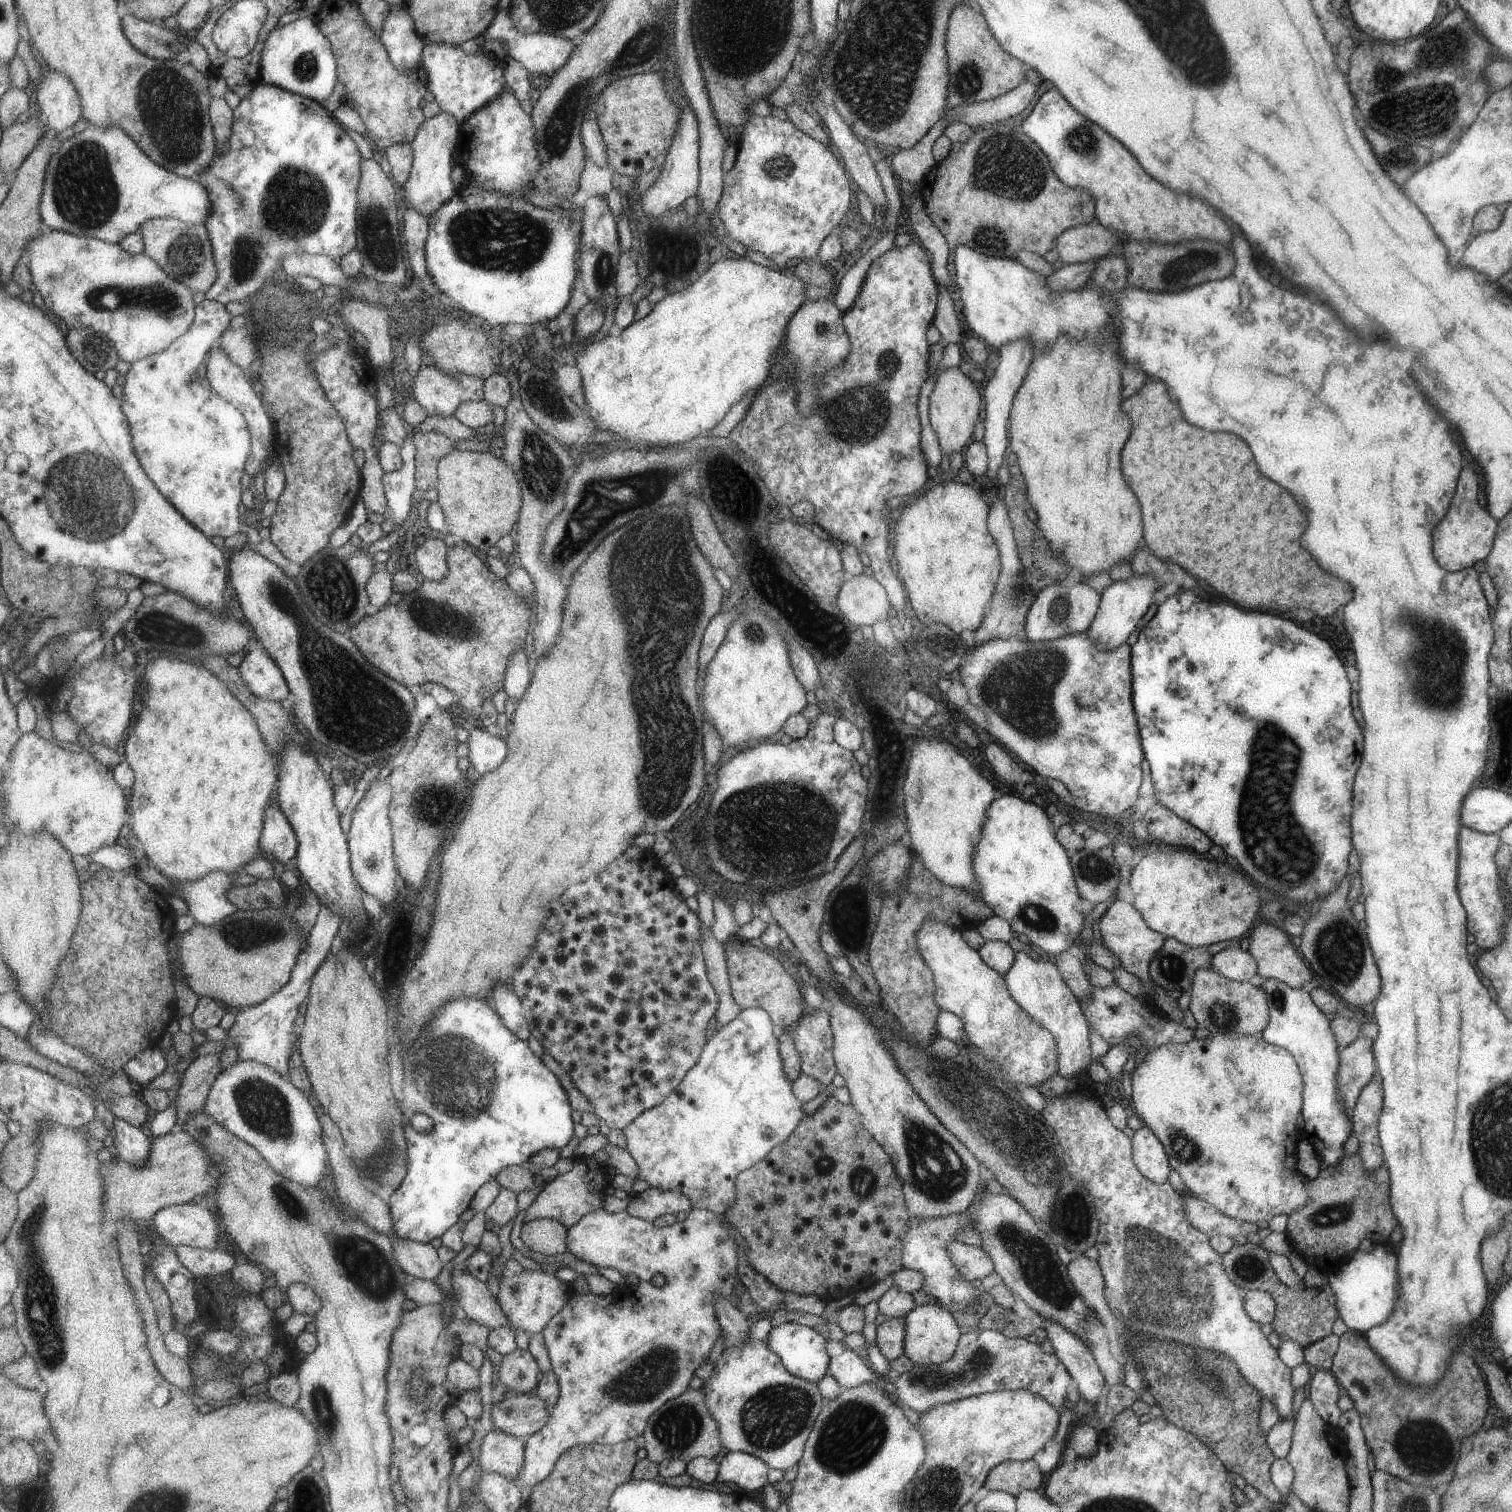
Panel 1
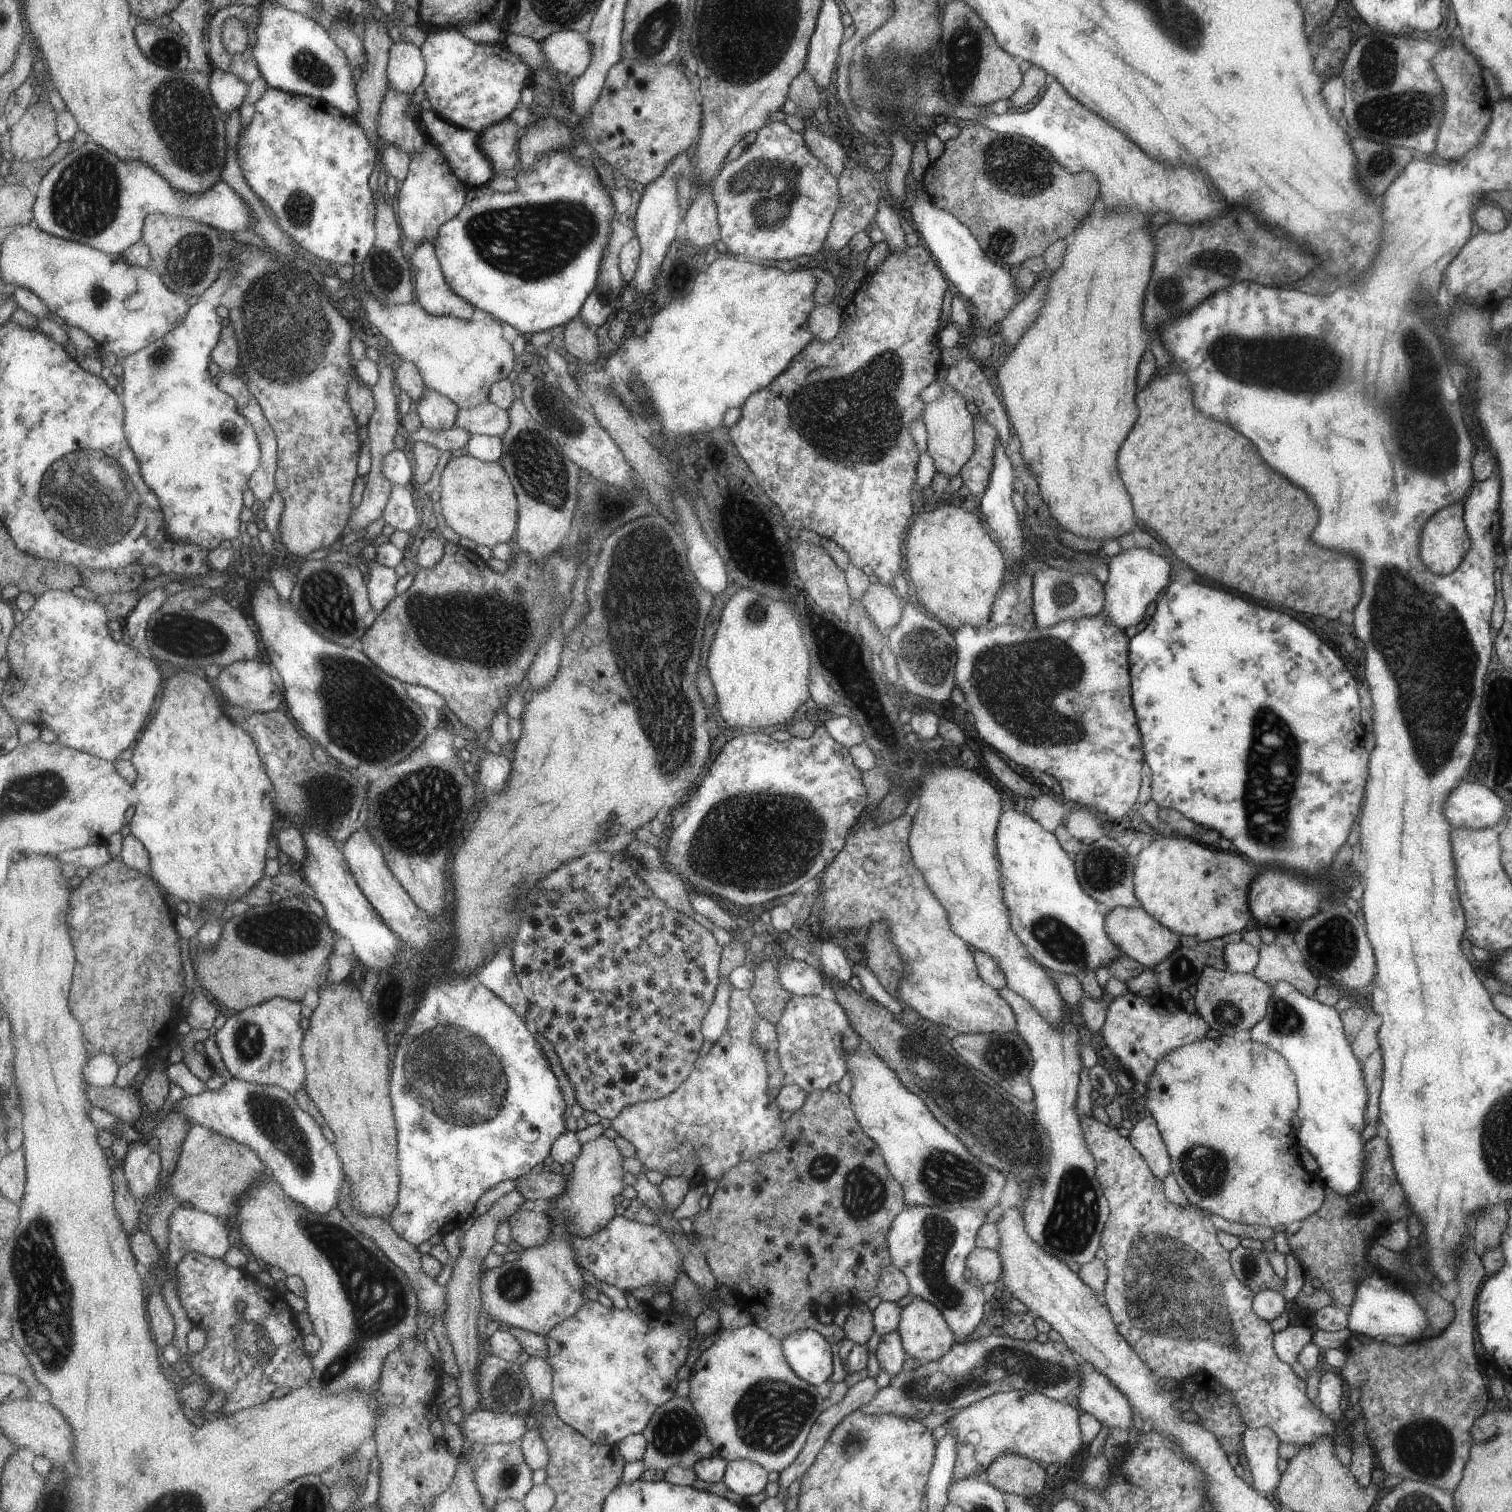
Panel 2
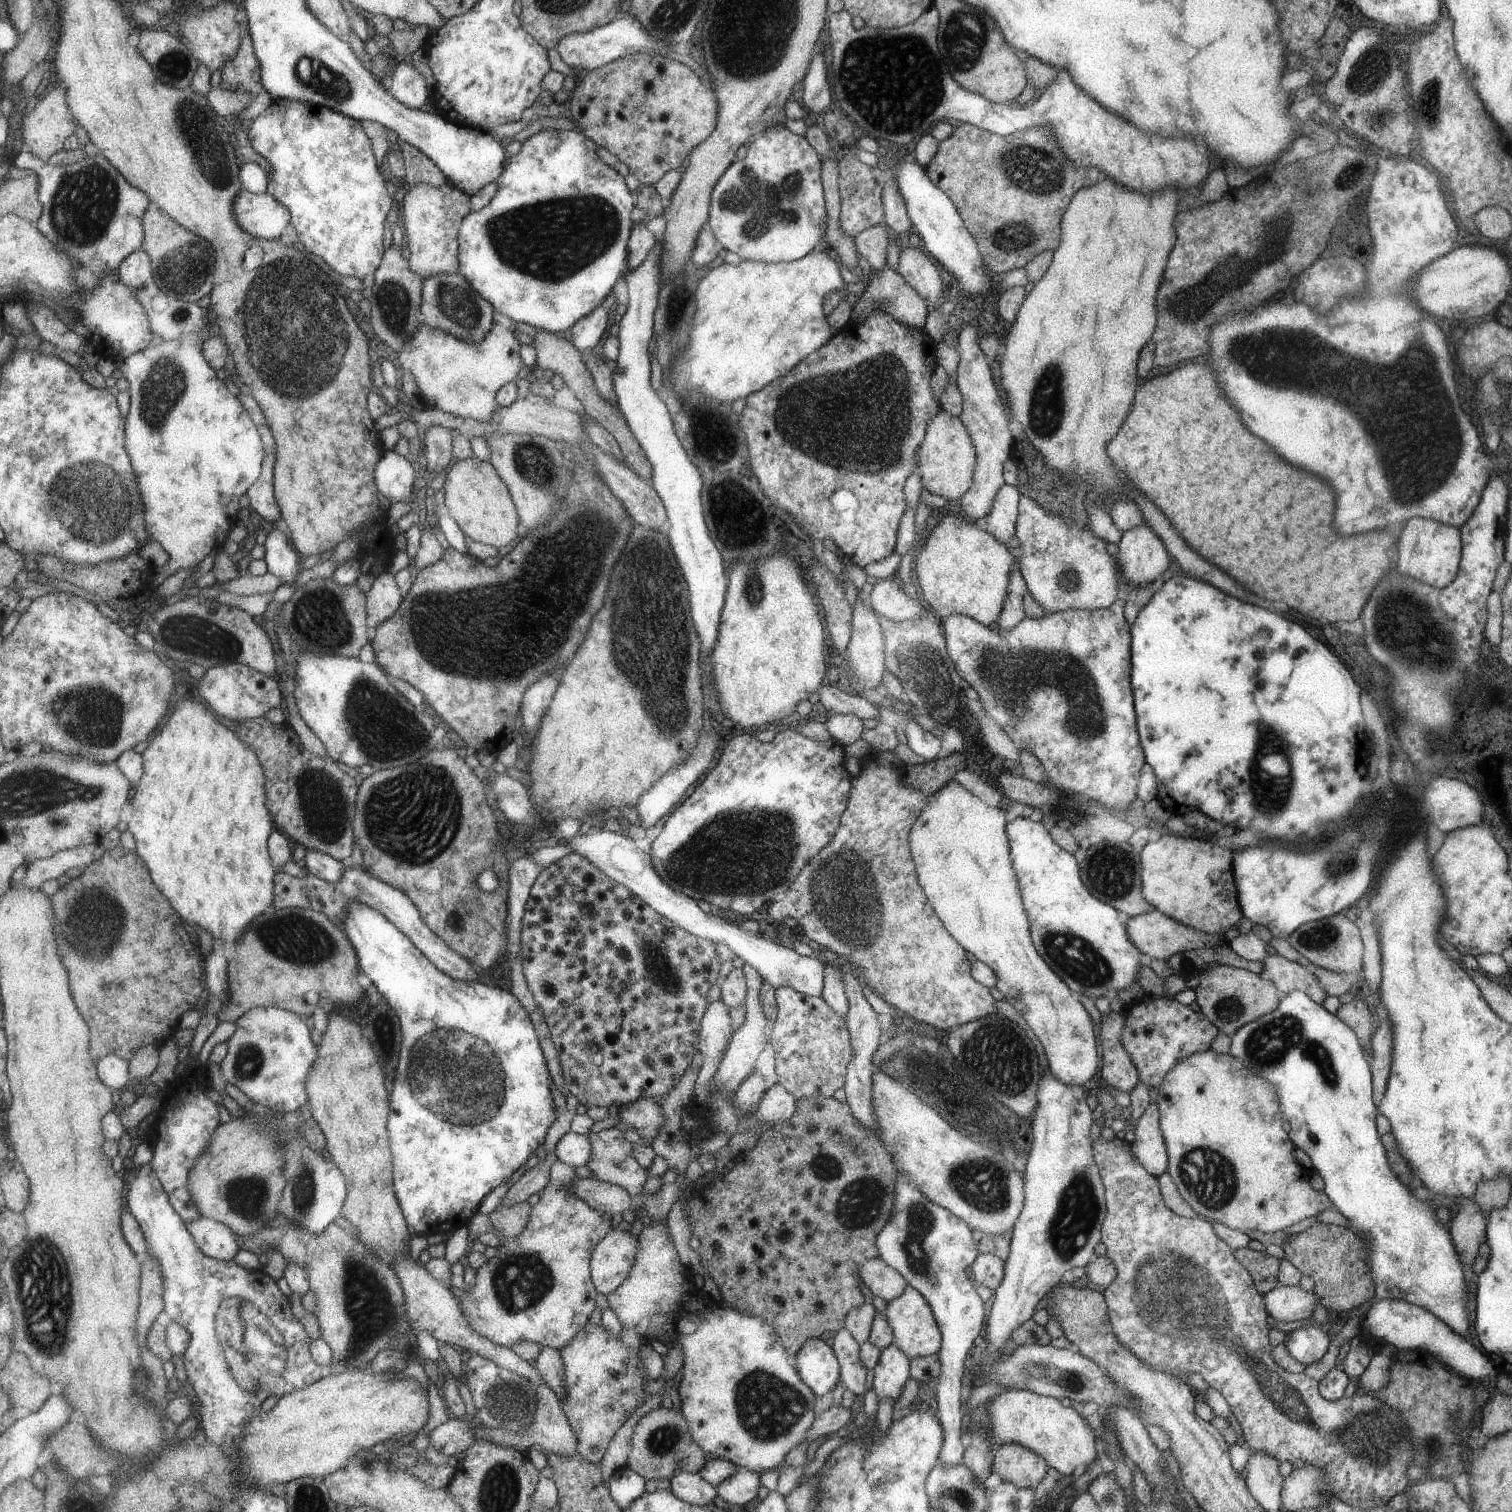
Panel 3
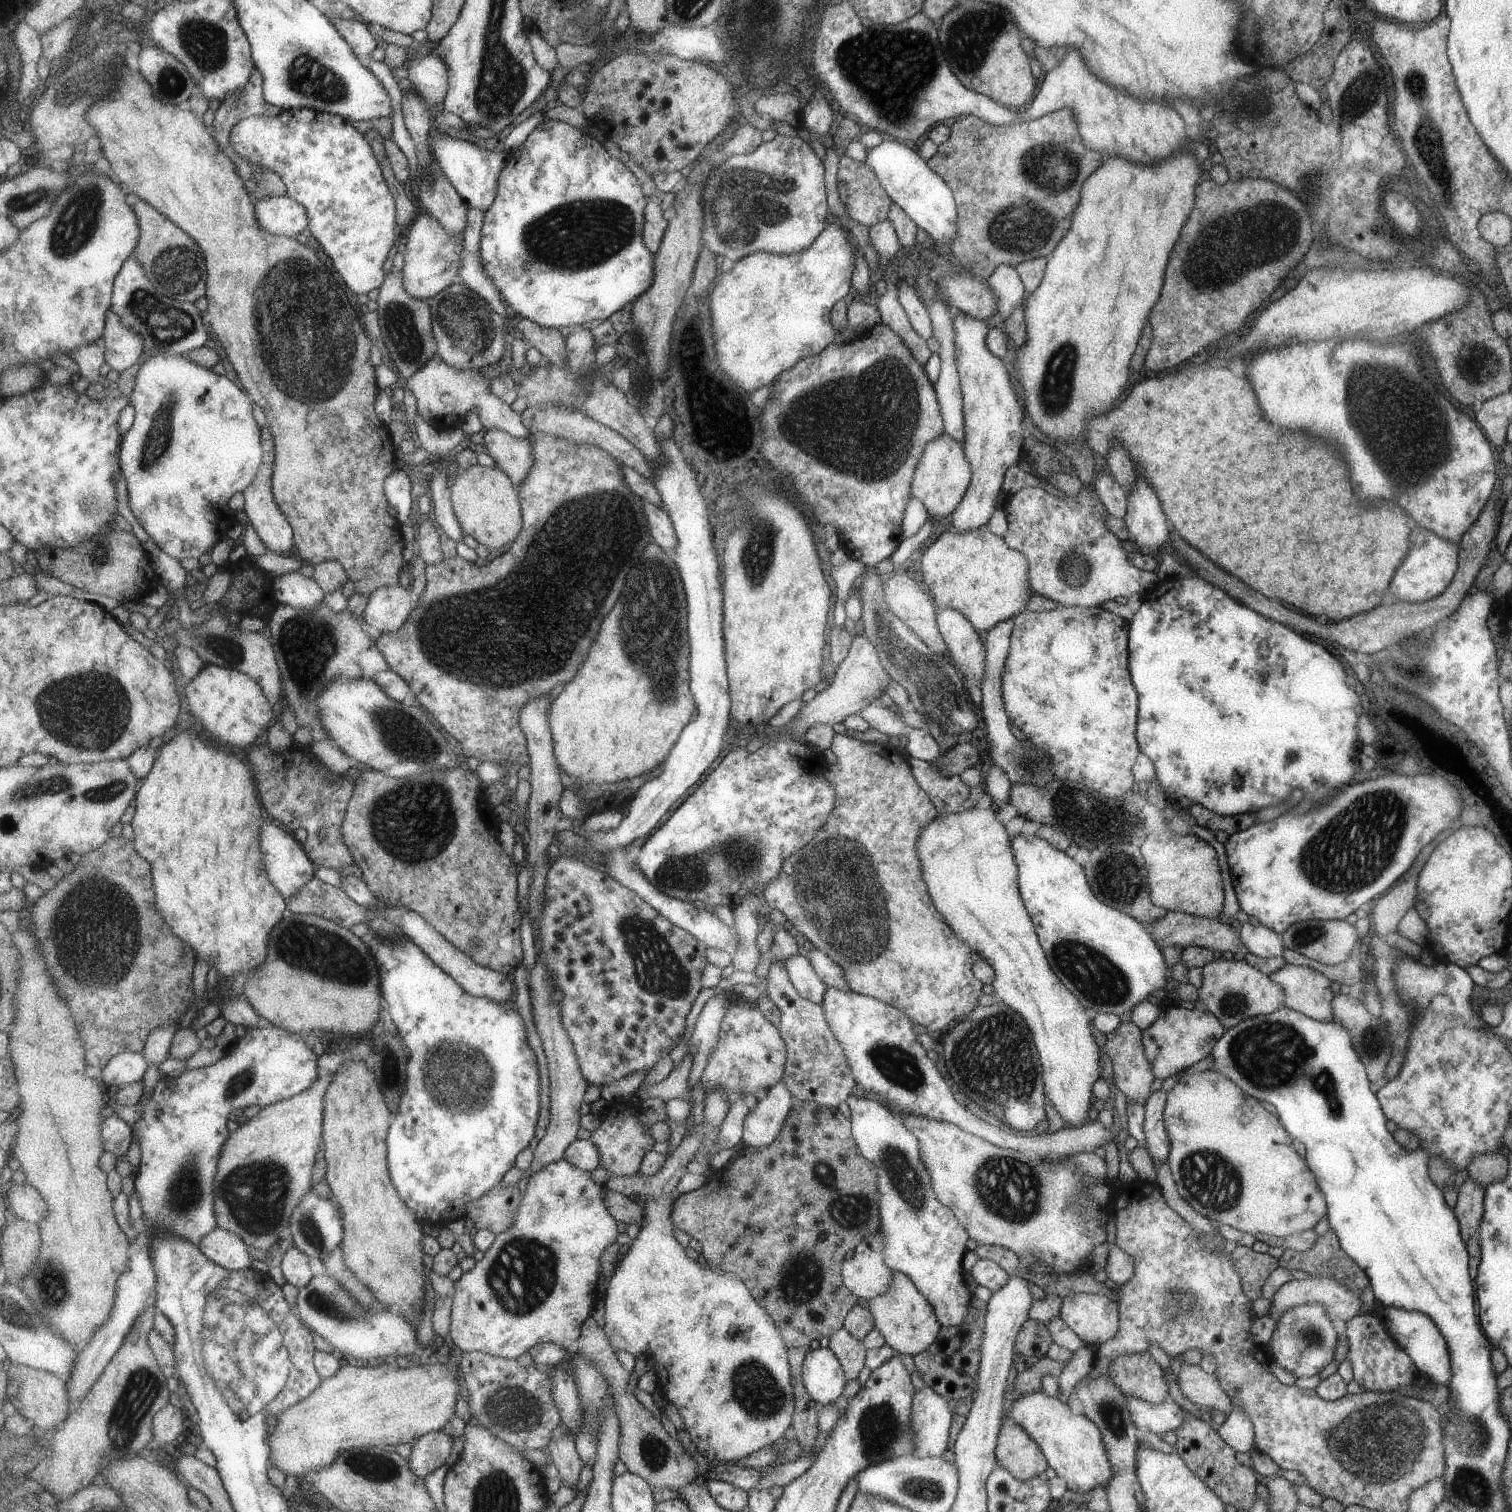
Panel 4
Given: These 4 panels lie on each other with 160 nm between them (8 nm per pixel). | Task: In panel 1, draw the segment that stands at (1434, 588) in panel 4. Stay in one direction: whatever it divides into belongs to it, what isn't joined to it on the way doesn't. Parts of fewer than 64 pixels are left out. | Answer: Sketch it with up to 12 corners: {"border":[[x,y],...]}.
{"border":[[1465,466],[1433,532],[1433,556],[1447,572],[1487,558],[1496,520]]}

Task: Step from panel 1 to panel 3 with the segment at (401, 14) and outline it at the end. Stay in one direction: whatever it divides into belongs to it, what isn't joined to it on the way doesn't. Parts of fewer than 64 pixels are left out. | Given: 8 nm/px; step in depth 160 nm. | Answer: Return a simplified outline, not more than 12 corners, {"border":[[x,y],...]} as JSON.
{"border":[[398,59],[388,89],[414,109],[433,103],[425,76]]}

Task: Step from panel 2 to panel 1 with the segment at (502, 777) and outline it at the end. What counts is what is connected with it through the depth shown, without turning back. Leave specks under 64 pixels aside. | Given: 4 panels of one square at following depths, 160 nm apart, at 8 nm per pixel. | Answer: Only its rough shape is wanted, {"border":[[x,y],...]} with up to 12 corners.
{"border":[[484,728],[469,732],[468,758],[489,772],[507,756],[507,744]]}

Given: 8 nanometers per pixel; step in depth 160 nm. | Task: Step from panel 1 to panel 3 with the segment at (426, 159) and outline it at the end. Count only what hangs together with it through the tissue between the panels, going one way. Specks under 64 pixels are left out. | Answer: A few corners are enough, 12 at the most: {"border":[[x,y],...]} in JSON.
{"border":[[447,180],[402,186],[410,267],[460,272],[470,197]]}

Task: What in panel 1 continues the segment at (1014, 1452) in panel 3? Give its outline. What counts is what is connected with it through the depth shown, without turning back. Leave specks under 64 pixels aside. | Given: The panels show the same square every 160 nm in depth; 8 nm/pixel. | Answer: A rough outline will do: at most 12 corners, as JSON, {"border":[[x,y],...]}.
{"border":[[1035,1459],[1003,1461],[982,1492],[1016,1497],[1043,1482]]}

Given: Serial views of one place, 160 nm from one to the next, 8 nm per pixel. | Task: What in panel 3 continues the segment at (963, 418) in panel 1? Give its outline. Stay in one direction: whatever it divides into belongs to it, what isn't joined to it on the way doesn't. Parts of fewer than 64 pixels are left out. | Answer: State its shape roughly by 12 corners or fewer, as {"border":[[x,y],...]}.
{"border":[[941,409],[918,448],[922,488],[948,502],[972,486],[976,451]]}

